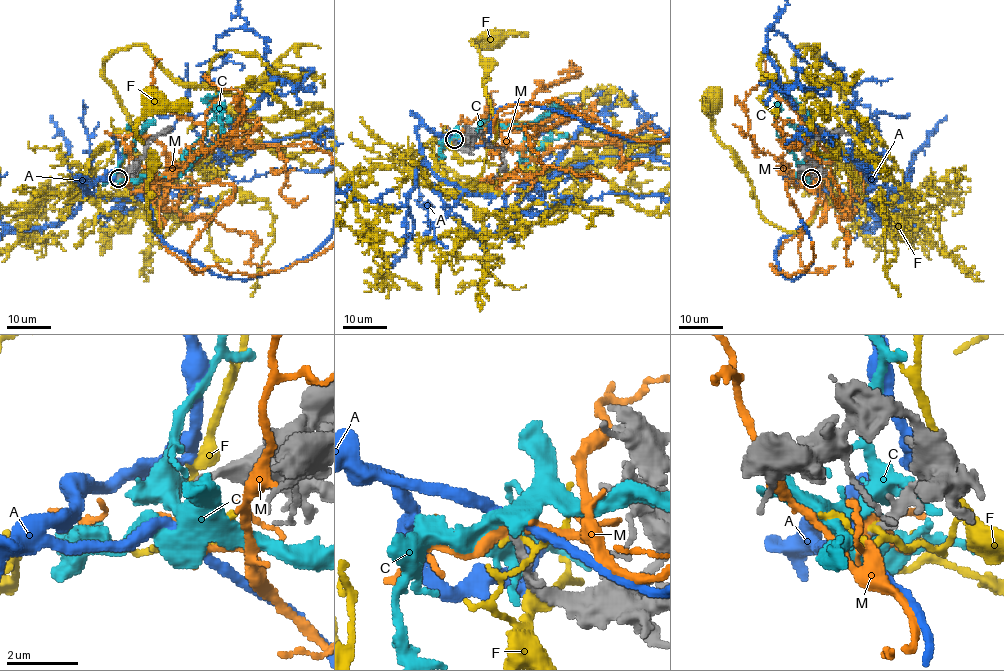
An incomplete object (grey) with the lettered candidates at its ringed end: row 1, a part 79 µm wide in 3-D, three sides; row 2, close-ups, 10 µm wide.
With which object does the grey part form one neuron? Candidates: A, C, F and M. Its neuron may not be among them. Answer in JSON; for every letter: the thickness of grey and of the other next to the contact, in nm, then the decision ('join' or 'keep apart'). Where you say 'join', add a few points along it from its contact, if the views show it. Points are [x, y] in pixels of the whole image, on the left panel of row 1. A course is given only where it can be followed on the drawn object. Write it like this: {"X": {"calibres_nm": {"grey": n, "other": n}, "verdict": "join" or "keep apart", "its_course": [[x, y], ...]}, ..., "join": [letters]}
{"A": {"calibres_nm": {"grey": 220, "other": 260}, "verdict": "keep apart"}, "C": {"calibres_nm": {"grey": 240, "other": 500}, "verdict": "join", "its_course": [[118, 178], [179, 175], [189, 164], [185, 155], [214, 114], [207, 100], [221, 92]]}, "F": {"calibres_nm": {"grey": 280, "other": 130}, "verdict": "keep apart"}, "M": {"calibres_nm": {"grey": 280, "other": 280}, "verdict": "keep apart"}, "join": ["C"]}

